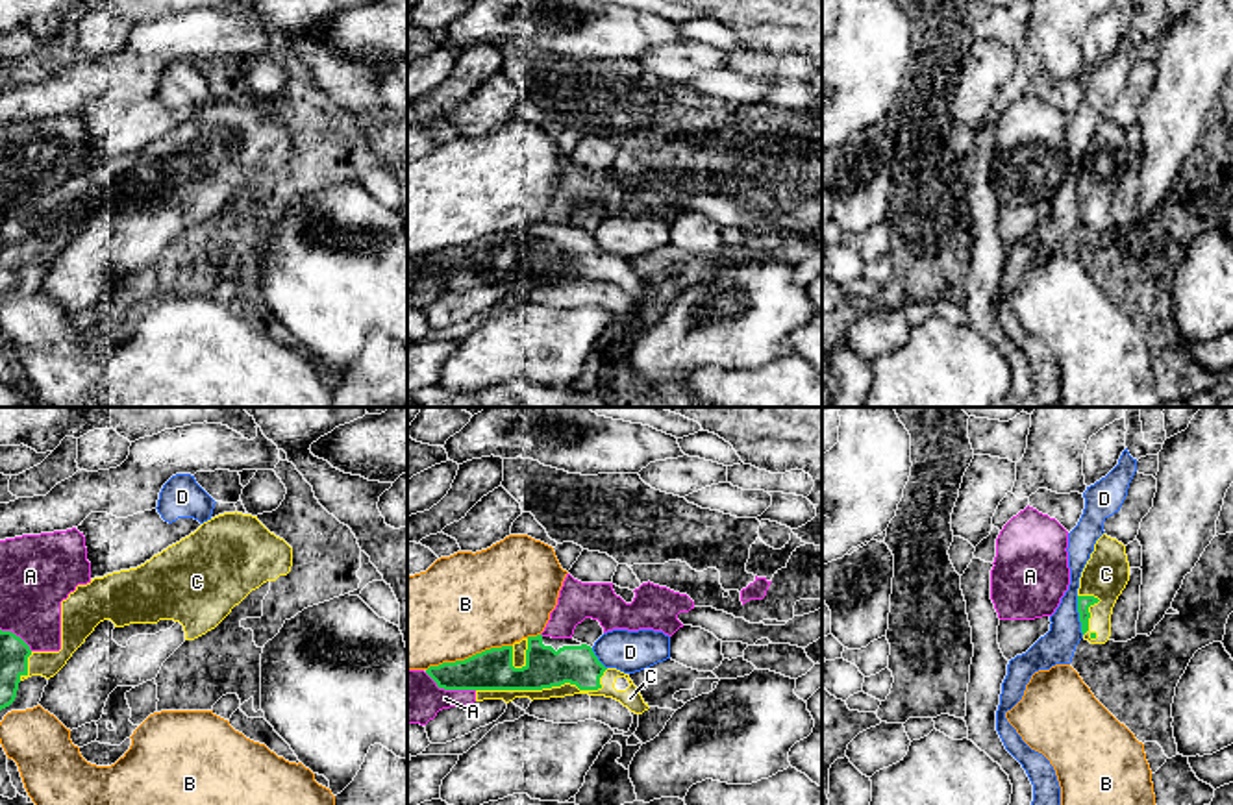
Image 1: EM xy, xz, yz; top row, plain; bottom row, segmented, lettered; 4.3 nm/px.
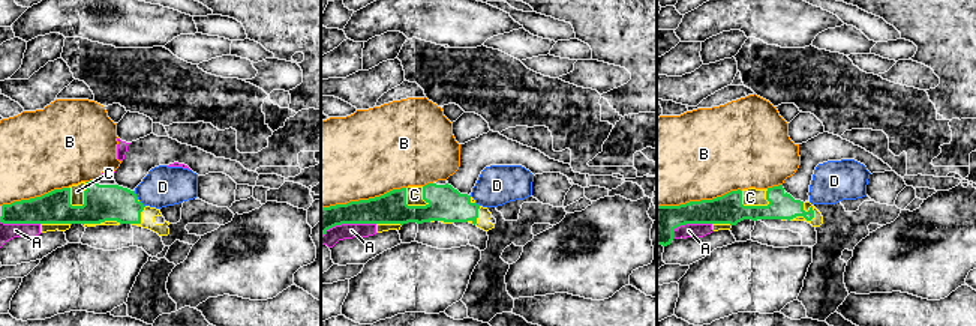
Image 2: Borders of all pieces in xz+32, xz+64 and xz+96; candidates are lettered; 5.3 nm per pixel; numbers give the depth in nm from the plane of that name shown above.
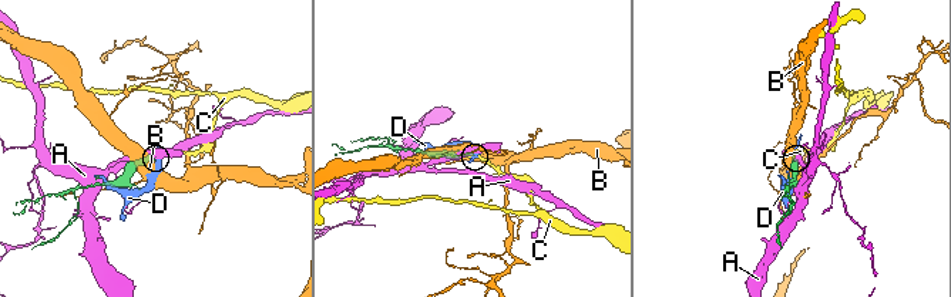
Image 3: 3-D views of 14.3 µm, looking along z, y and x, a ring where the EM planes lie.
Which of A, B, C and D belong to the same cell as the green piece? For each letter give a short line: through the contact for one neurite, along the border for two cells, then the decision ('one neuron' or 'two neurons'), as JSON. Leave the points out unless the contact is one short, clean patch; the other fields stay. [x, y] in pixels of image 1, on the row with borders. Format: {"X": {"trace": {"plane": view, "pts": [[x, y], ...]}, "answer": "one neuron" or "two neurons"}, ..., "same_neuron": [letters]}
{"A": {"answer": "two neurons"}, "B": {"answer": "two neurons"}, "C": {"answer": "one neuron"}, "D": {"answer": "two neurons"}, "same_neuron": ["C"]}

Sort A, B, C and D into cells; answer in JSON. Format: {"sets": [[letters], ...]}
{"sets": [["A"], ["B"], ["C"], ["D"]]}

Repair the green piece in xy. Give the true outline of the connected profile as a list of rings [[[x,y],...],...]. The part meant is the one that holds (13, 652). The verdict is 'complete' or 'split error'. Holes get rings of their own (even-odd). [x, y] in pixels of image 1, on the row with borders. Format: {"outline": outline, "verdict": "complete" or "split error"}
{"outline": [[[237,511],[218,514],[137,568],[78,585],[61,601],[59,651],[31,651],[20,637],[0,629],[0,711],[15,701],[20,681],[31,675],[54,677],[104,620],[115,627],[174,620],[183,625],[185,640],[194,640],[215,629],[252,590],[287,576],[291,566],[293,548],[257,516]]], "verdict": "split error"}

